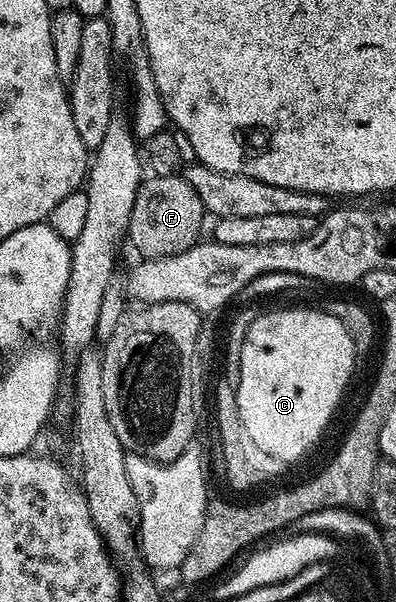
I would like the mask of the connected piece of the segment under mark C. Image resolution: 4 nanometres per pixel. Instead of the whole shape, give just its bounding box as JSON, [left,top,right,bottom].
[236,307,357,462]

